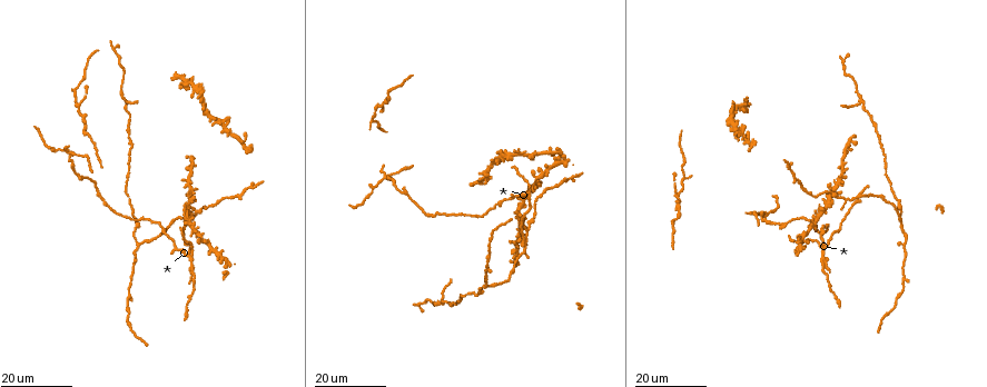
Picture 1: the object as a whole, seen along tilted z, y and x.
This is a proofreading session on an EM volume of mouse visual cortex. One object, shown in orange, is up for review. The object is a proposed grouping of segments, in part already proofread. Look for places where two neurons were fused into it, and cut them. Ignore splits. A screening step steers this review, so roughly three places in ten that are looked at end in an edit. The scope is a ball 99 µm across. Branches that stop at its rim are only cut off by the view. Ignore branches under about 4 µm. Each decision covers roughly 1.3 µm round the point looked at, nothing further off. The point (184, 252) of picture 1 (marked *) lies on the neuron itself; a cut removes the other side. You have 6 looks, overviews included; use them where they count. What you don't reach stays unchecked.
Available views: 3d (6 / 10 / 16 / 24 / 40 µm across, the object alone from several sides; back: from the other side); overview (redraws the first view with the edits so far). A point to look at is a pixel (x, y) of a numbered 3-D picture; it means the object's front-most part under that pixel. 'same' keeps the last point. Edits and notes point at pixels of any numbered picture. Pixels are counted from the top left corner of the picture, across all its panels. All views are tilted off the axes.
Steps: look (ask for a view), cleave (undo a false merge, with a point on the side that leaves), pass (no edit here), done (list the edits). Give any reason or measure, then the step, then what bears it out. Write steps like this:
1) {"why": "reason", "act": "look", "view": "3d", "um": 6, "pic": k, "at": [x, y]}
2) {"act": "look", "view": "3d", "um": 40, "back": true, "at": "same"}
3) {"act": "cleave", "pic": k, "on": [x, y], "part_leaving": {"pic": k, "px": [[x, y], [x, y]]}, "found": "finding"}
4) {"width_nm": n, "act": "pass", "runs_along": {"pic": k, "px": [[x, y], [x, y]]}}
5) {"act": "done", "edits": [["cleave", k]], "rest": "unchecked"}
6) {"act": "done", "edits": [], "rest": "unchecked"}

{"why": "three arms meet", "act": "look", "view": "3d", "um": 16, "pic": 1, "at": [821, 250]}

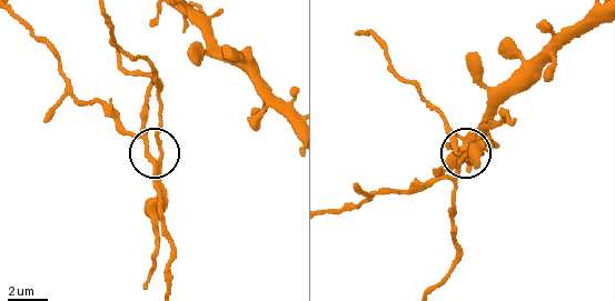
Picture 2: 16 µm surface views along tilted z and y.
{"act": "look", "view": "3d", "um": 6, "pic": 2, "at": [157, 163]}

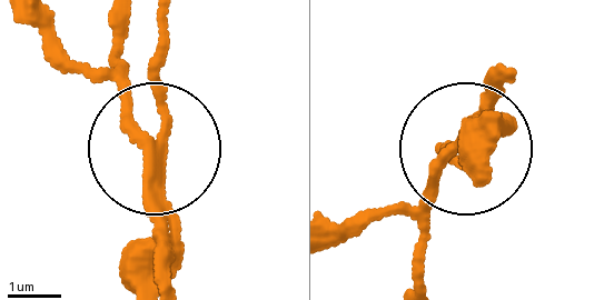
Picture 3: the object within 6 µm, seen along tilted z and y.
{"act": "cleave", "pic": 3, "on": [134, 267], "part_leaving": {"pic": 3, "px": [[160, 191], [170, 16]]}, "found": "two neurons meet here"}

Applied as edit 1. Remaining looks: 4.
{"why": "three arms meet", "act": "look", "view": "3d", "um": 24, "pic": 1, "at": [138, 246]}

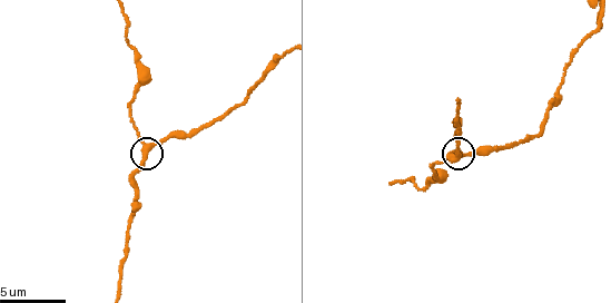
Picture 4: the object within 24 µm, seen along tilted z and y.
{"act": "look", "view": "3d", "um": 10, "pic": 4, "at": [144, 147]}

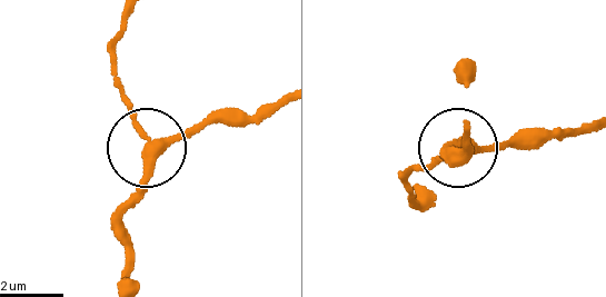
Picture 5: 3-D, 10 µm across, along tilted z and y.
{"arms": 3, "act": "pass", "runs_along": {"pic": 5, "px": [[281, 100], [224, 110], [156, 140], [143, 194], [118, 236]]}, "found": "all the same neuron"}

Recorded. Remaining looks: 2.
{"why": "arms part here", "act": "look", "view": "3d", "um": 24, "pic": 1, "at": [861, 101]}

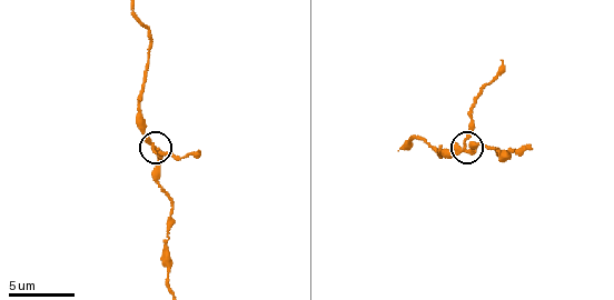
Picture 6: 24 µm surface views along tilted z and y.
{"why": "zoom in", "act": "look", "view": "3d", "um": 6, "pic": 6, "at": [464, 147]}

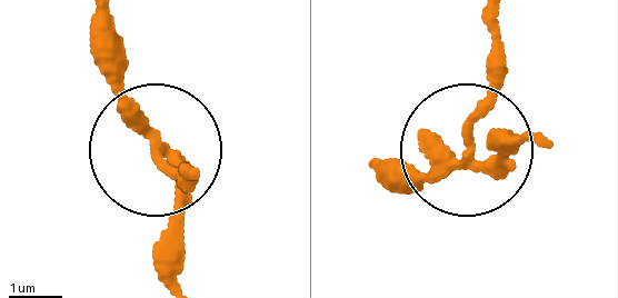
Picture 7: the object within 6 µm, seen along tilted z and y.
{"act": "cleave", "pic": 7, "on": [486, 99], "part_leaving": {"pic": 7, "px": [[467, 154], [492, 20]]}, "found": "two neurons meet here"}

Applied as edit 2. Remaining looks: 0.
{"act": "done", "edits": [["cleave", 3], ["cleave", 7]], "rest": "unchecked"}

